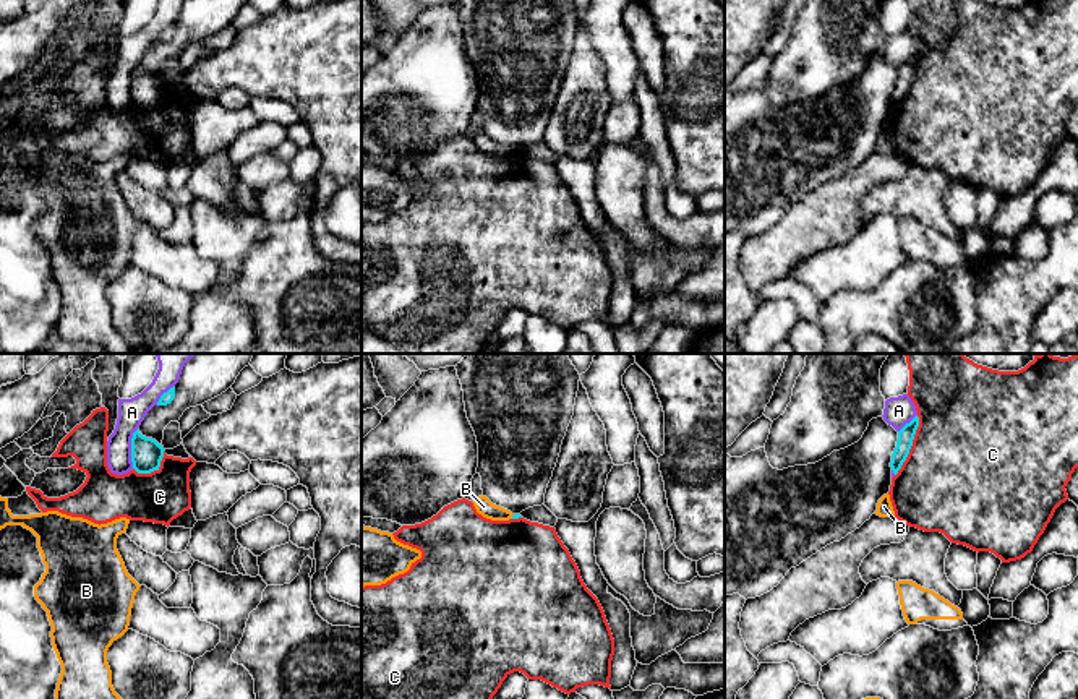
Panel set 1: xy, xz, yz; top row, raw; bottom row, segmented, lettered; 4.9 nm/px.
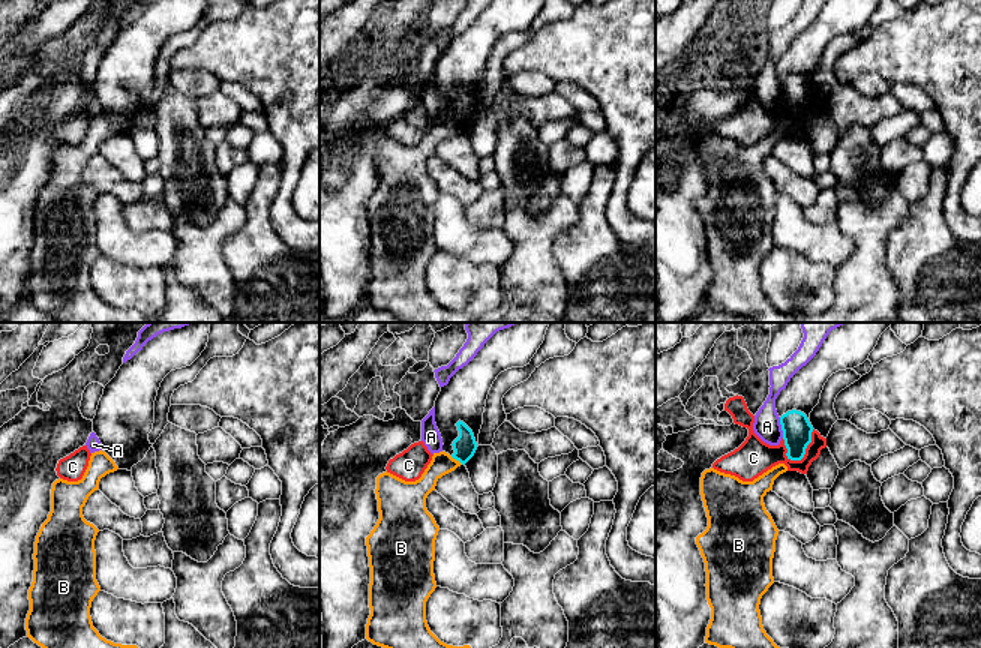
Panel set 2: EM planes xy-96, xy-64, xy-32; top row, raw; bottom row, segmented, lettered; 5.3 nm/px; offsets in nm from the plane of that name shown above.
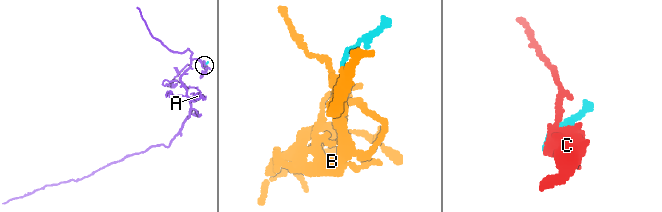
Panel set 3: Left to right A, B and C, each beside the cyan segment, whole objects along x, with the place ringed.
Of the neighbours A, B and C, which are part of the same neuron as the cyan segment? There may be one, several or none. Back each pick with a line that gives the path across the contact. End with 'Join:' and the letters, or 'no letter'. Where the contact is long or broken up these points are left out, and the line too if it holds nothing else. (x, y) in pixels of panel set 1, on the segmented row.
Join: no letter

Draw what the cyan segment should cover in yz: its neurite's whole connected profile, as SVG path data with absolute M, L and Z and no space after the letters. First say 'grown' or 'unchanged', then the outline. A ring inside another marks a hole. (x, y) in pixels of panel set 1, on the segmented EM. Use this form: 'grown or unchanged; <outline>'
unchanged; M916 415L909 423L906 423L898 431L896 448L892 454L892 462L890 462L890 467L895 475L898 474L898 470L901 469L903 462L909 454L918 427L919 427L919 417Z

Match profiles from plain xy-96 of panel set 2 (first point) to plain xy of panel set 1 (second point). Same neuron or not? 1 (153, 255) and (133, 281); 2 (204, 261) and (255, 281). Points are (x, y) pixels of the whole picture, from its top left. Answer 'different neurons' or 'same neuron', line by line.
1: different neurons
2: different neurons

